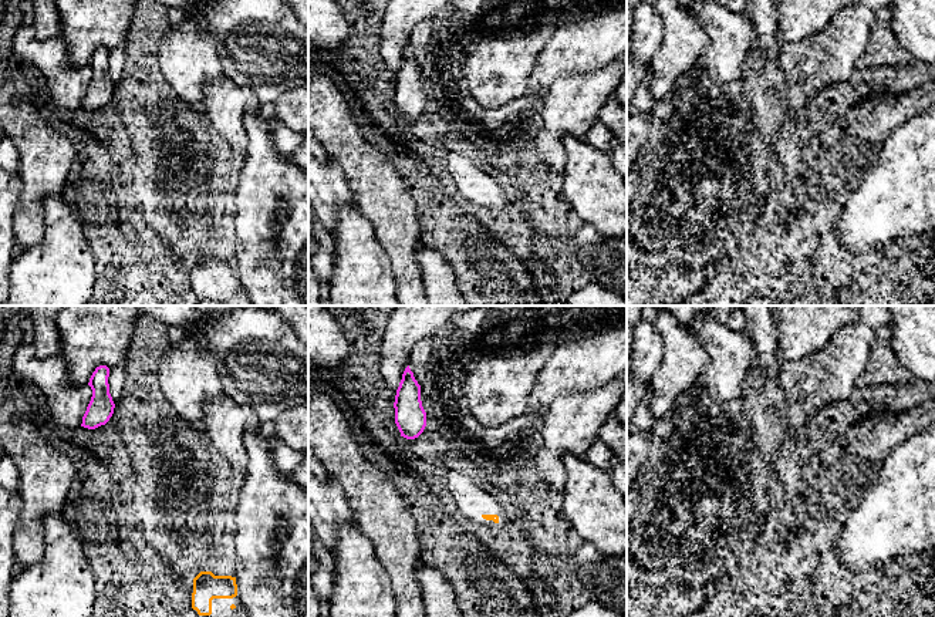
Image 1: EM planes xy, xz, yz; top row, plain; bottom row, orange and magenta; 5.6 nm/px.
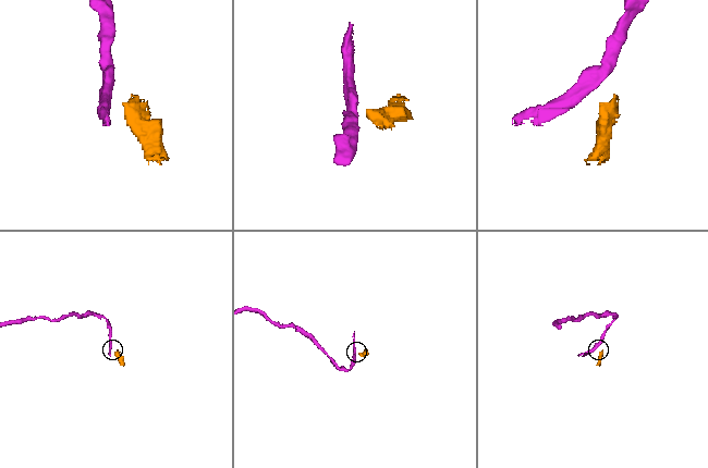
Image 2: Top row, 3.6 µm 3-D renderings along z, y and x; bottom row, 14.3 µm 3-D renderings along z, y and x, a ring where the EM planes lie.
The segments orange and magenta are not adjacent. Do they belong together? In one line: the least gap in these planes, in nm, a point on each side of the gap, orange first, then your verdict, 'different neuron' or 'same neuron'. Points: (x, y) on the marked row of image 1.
gap 550 nm; span xz (482, 515), (417, 437); different neuron

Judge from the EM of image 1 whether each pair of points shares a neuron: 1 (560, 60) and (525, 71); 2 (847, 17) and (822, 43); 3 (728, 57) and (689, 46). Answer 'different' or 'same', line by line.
1: different
2: same
3: different

